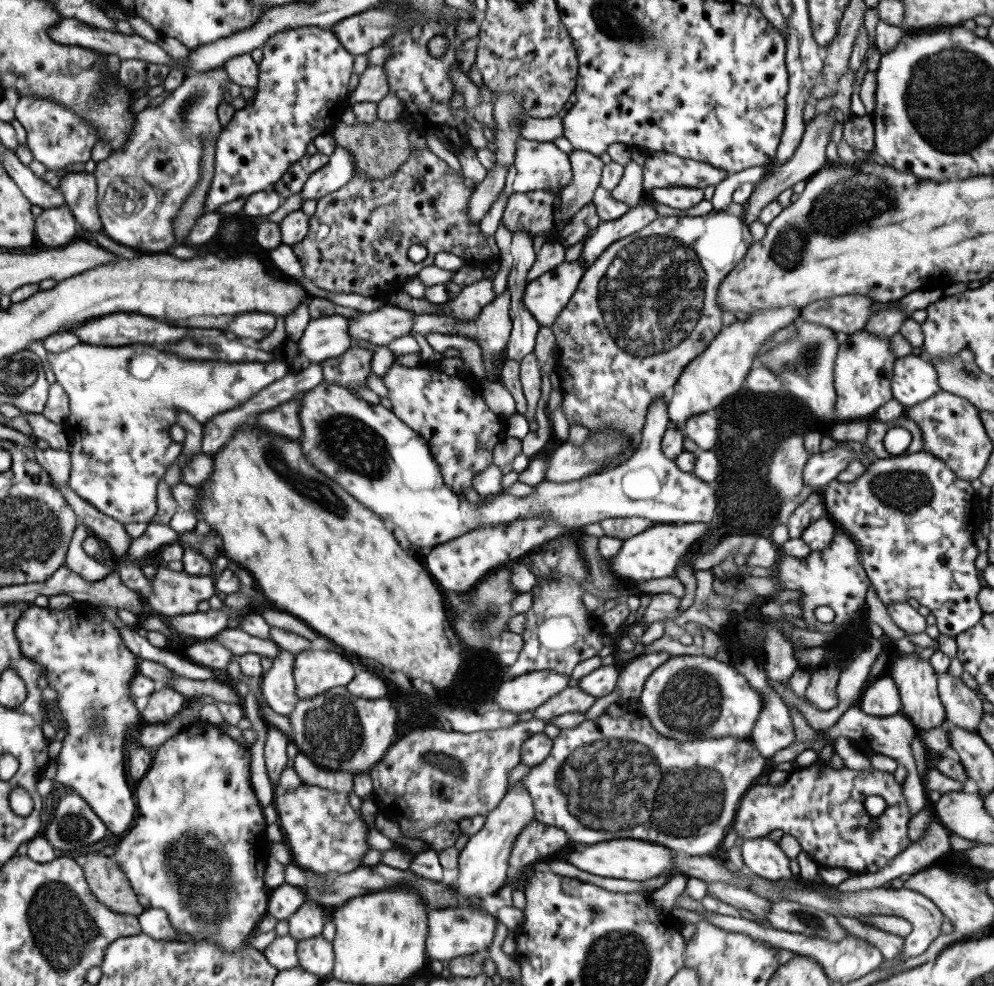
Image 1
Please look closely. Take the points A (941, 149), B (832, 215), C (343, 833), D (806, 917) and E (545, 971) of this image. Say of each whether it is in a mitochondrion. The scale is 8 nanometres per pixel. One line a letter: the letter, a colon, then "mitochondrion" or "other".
A: other
B: mitochondrion
C: mitochondrion
D: mitochondrion
E: other

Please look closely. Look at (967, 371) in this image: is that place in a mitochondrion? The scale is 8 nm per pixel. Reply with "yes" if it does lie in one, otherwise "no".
yes

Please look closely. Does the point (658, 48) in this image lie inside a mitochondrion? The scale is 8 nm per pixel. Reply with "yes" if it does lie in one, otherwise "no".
yes

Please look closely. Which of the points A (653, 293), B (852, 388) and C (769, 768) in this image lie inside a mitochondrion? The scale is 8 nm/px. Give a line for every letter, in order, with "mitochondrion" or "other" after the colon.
A: mitochondrion
B: other
C: other

